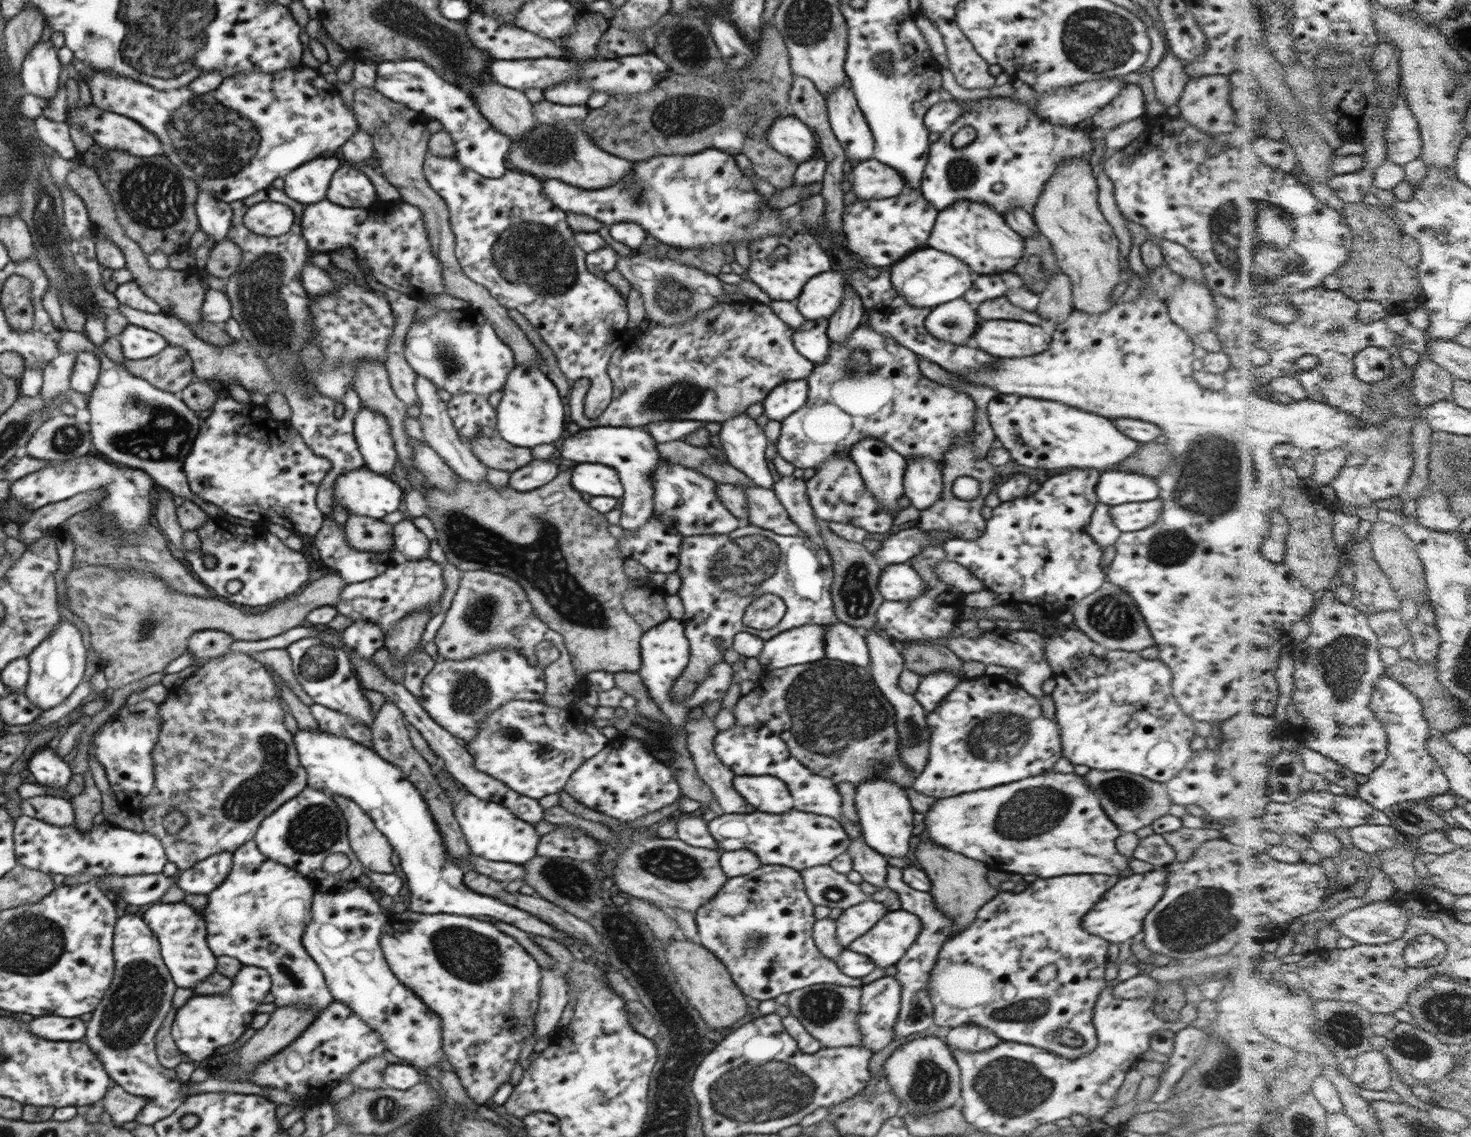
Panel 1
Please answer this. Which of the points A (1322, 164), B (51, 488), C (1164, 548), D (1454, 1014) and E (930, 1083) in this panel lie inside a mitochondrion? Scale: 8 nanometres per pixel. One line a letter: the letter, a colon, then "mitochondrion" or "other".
A: other
B: other
C: mitochondrion
D: mitochondrion
E: mitochondrion

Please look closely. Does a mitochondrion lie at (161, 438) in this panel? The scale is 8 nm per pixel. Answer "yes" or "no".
yes

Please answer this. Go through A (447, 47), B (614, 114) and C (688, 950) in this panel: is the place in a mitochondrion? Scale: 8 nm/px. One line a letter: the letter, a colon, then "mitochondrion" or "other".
A: mitochondrion
B: mitochondrion
C: other

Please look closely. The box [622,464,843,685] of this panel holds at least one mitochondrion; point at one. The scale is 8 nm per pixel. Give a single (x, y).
(739, 568)

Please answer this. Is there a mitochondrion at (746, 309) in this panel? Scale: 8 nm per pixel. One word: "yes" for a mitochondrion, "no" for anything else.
no

